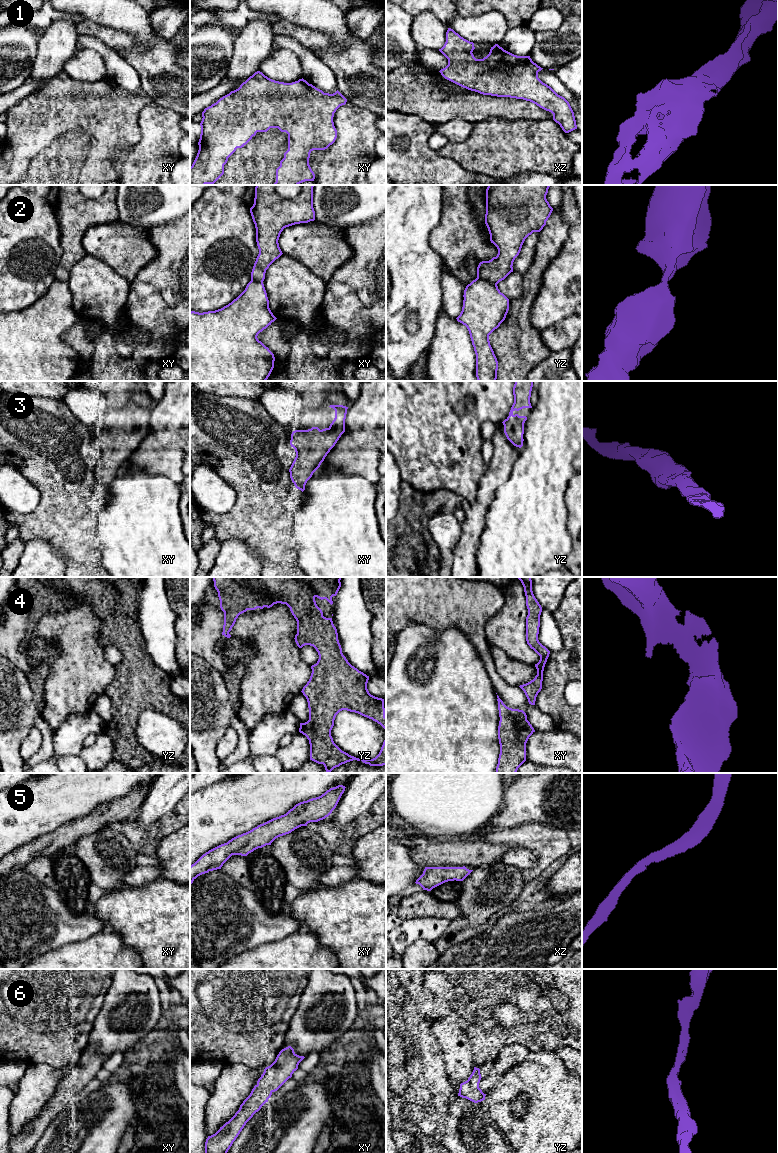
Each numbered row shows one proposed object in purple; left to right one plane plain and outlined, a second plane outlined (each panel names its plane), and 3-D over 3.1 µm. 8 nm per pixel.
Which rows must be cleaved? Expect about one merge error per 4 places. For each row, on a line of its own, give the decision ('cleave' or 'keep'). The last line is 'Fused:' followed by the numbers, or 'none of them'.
1: keep
2: cleave
3: keep
4: keep
5: keep
6: keep
Fused: 2

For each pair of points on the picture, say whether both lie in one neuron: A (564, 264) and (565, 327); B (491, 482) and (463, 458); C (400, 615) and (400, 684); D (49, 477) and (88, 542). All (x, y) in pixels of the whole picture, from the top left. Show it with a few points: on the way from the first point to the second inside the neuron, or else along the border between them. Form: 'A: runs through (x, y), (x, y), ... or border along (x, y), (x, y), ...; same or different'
A: border along (571, 314), (544, 330); different
B: border along (488, 464), (487, 470), (479, 482), (475, 496); different
C: border along (423, 624), (408, 624), (396, 634); different
D: runs through (65, 493), (69, 497), (69, 521), (72, 526); same

